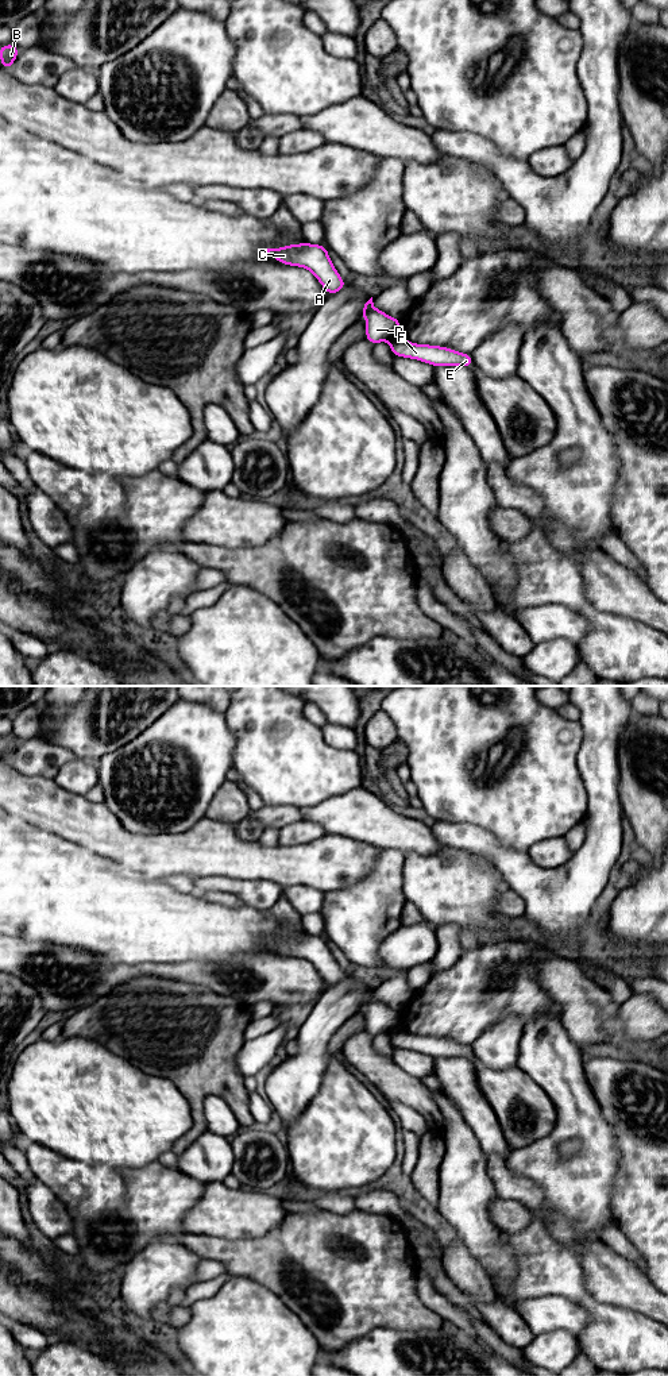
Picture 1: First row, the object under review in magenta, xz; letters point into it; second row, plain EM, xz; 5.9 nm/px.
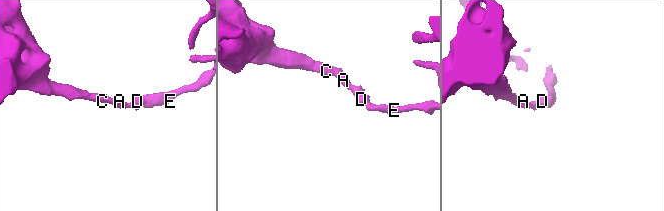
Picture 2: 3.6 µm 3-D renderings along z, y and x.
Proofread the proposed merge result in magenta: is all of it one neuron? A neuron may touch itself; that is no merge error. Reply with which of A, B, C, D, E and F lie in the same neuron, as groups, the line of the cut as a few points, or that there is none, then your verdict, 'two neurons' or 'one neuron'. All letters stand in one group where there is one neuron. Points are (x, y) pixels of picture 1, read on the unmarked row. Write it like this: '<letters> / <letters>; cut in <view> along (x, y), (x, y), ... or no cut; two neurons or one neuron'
A B C D / E F; cut in xz along (398, 1026), (389, 1032); two neurons

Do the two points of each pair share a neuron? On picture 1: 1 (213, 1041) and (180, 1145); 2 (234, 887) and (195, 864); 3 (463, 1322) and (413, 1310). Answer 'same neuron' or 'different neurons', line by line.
1: same neuron
2: different neurons
3: different neurons

